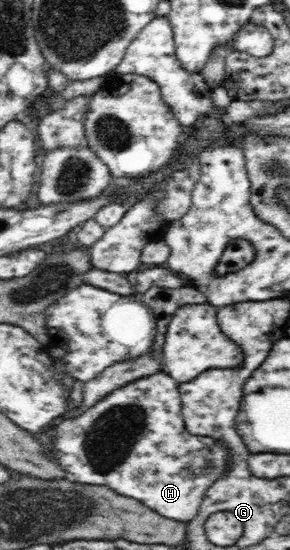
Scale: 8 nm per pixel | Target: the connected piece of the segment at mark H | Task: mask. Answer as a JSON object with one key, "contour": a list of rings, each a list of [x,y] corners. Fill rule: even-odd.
{"contour":[[[156,372],[154,375],[148,377],[138,378],[136,381],[123,385],[120,389],[115,389],[109,396],[103,397],[98,405],[90,407],[86,413],[82,413],[76,418],[65,418],[58,425],[55,425],[51,430],[54,431],[51,437],[51,449],[49,455],[58,460],[60,467],[66,472],[65,478],[67,480],[78,482],[86,485],[106,486],[113,489],[120,495],[131,497],[132,499],[142,502],[146,507],[154,510],[156,513],[167,517],[174,521],[186,522],[194,519],[198,513],[198,507],[204,499],[205,491],[216,482],[220,477],[224,463],[226,463],[226,448],[222,446],[222,442],[214,441],[210,437],[194,437],[185,426],[184,417],[181,413],[181,397],[178,391],[179,383],[170,377],[166,372]]]}

